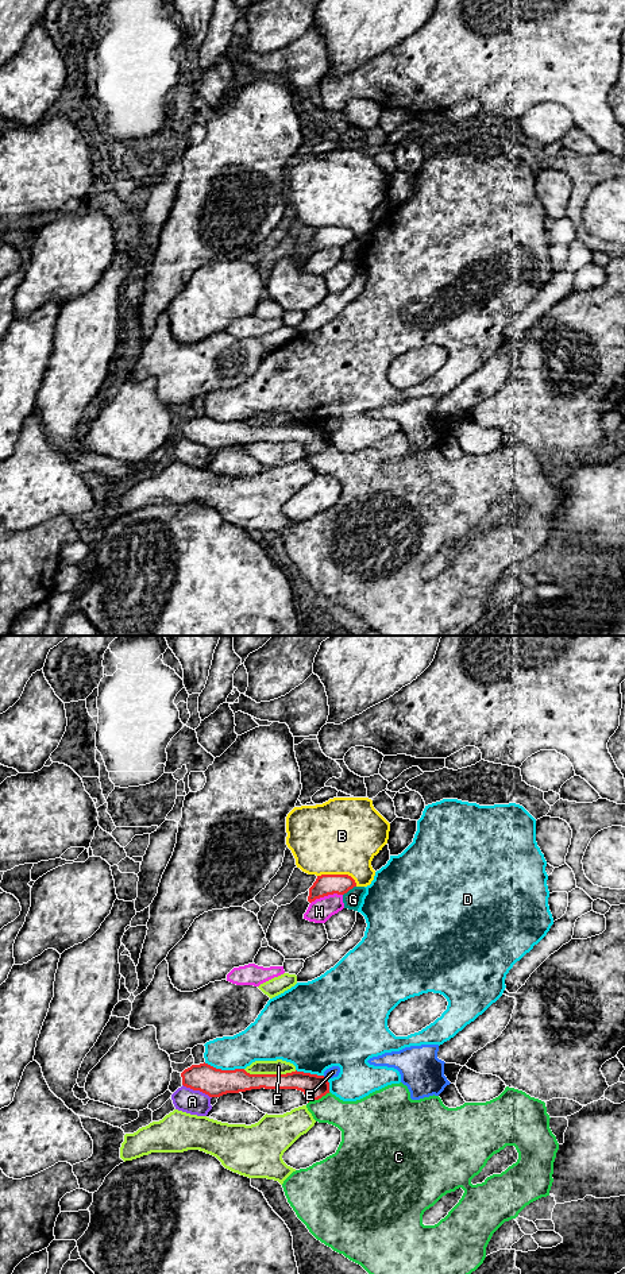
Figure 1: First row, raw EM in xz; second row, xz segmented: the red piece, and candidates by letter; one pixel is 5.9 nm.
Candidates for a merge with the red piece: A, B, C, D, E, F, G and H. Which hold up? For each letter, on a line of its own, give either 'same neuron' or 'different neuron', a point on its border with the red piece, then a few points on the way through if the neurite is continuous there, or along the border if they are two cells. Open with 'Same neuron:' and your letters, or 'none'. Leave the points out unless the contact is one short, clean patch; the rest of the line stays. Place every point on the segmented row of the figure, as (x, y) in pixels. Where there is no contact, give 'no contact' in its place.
Same neuron: E
A: different neuron; contact xz (197, 1089)
B: different neuron; contact xz (339, 875)
C: different neuron; contact xz (319, 1097)
D: different neuron; contact xz (224, 1070)
E: same neuron; contact xz (325, 1077); way xz (315, 1087), (325, 1077), (332, 1072)
F: different neuron; contact xz (270, 1074)
G: different neuron; contact xz (348, 890); border xz (355, 885), (343, 895)
H: different neuron; contact xz (325, 895)

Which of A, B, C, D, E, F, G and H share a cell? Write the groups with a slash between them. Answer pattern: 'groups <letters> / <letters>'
groups A / B / C / D / E / F / G / H

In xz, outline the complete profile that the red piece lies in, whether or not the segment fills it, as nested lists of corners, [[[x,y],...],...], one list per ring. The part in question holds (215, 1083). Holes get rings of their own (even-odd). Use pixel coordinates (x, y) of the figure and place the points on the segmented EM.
[[[208,1063],[192,1065],[181,1073],[182,1085],[200,1090],[209,1097],[239,1093],[251,1089],[297,1089],[308,1103],[329,1093],[329,1078],[337,1077],[339,1066],[332,1066],[323,1076],[292,1072],[286,1074],[250,1074],[244,1069],[221,1070]]]

